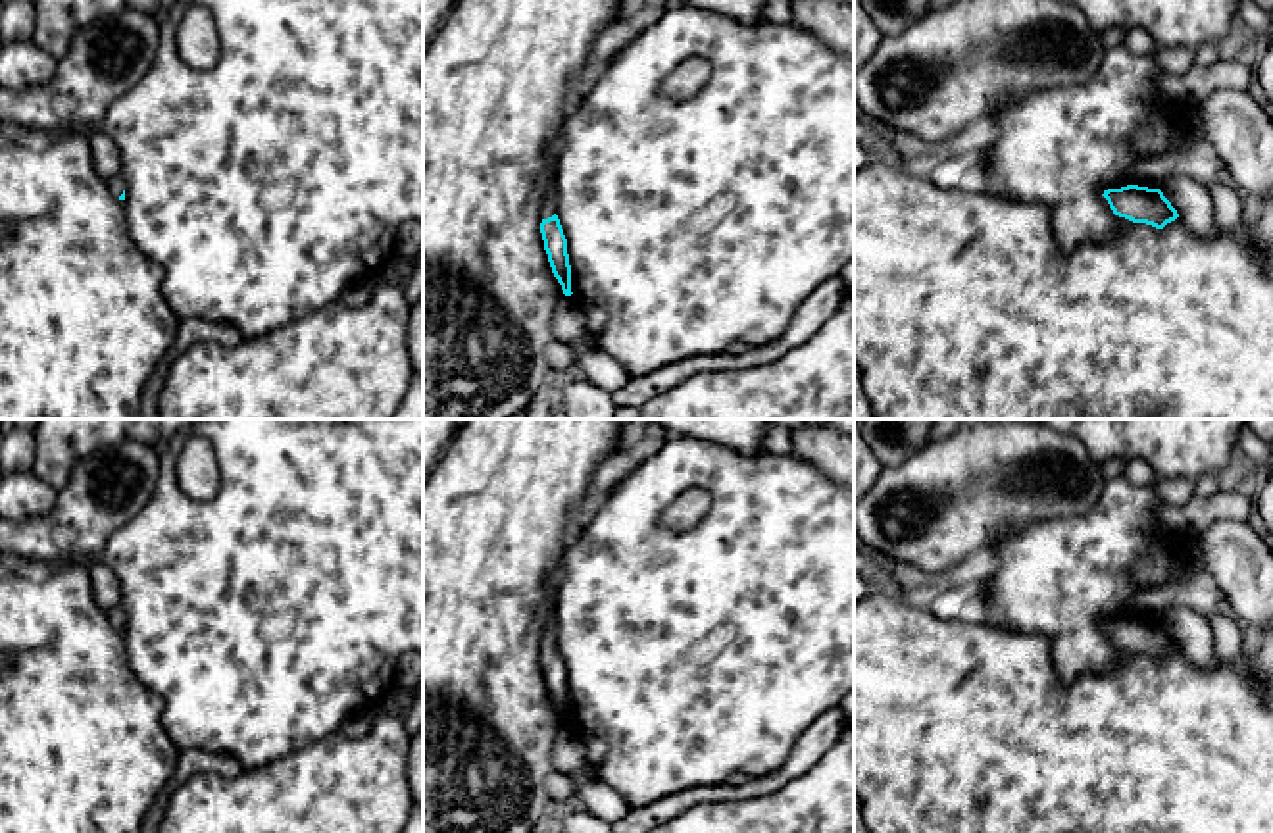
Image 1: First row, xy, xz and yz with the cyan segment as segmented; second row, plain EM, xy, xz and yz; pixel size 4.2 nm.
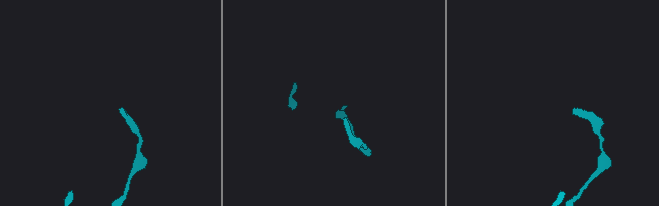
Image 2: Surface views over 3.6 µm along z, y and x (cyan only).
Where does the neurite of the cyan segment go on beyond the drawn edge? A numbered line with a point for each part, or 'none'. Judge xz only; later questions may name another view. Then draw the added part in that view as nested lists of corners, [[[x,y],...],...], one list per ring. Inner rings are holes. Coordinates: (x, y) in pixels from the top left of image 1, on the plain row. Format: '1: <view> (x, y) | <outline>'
1: xz (549, 641) | [[[552,618],[552,619],[546,621],[542,650],[548,650],[556,644],[556,635],[558,635],[558,623],[556,623],[556,618]]]

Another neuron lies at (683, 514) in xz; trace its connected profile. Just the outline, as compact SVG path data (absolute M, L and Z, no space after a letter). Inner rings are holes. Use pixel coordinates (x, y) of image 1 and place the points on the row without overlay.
M702 489L685 491L669 508L663 512L663 523L673 531L688 531L696 527L708 514L711 498Z

